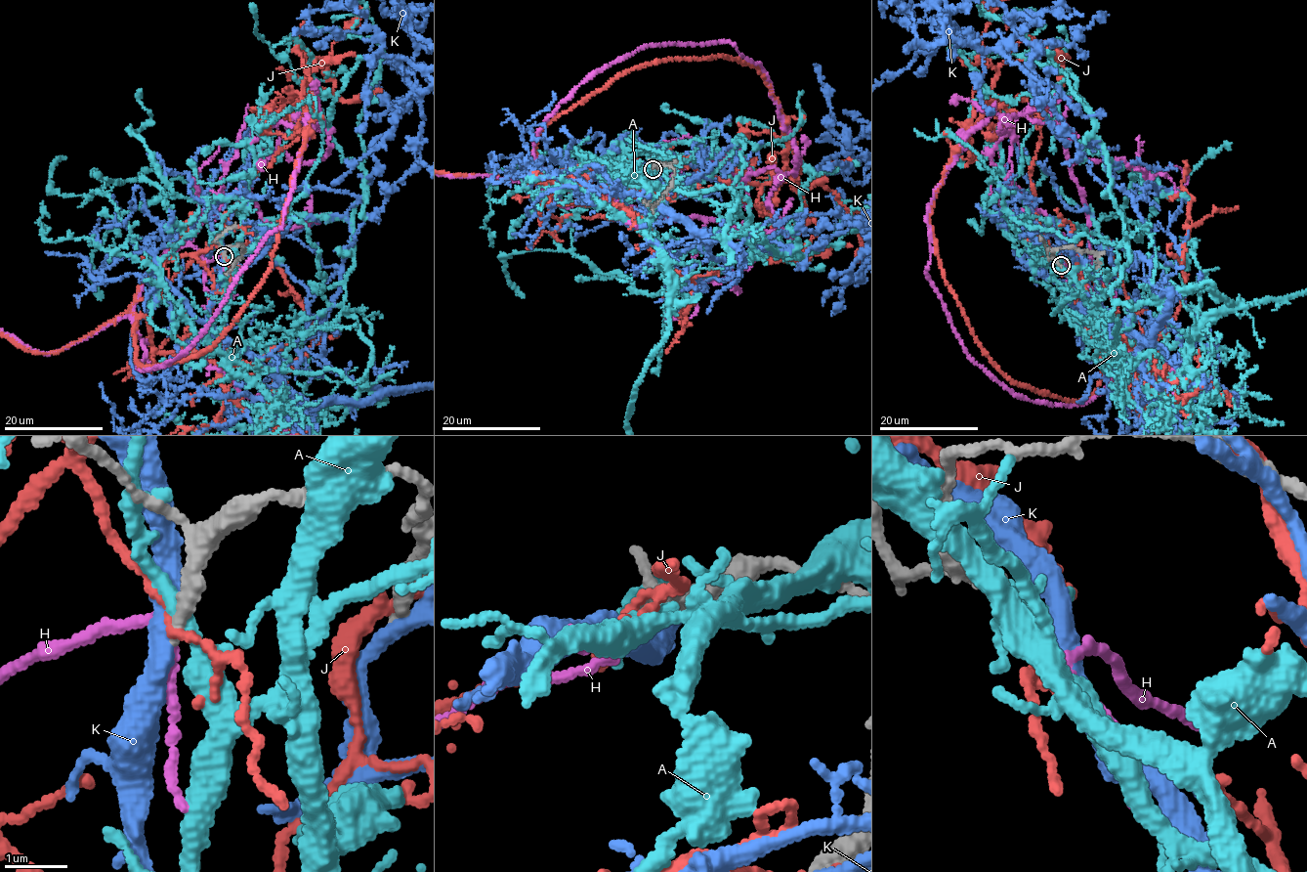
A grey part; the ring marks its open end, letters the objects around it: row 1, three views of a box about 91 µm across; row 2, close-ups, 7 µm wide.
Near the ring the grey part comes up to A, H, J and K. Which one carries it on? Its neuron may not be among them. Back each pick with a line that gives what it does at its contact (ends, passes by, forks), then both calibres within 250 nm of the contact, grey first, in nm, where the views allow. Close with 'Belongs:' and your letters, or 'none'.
H: It passes by. Thickness 200 nm (grey) against 110 nm
Belongs: H

